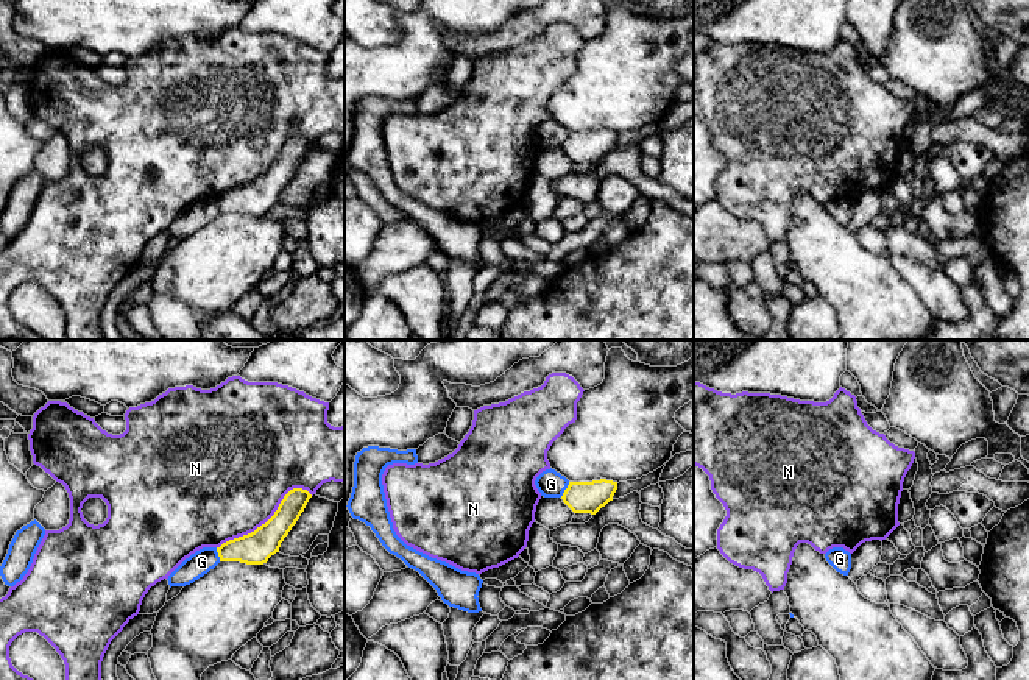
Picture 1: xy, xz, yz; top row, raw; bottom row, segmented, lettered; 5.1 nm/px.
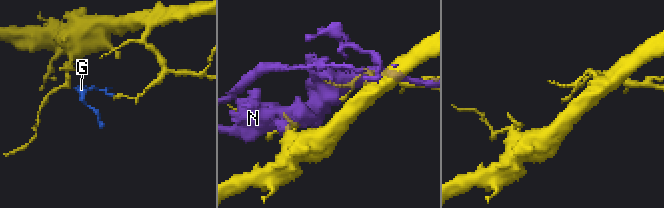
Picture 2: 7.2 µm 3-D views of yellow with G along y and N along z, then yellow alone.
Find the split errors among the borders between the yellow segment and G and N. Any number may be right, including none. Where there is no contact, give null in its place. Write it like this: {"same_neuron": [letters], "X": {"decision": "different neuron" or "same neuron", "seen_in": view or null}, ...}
{"same_neuron": [], "G": {"decision": "different neuron", "seen_in": "xz"}, "N": {"decision": "different neuron", "seen_in": "xy"}}

